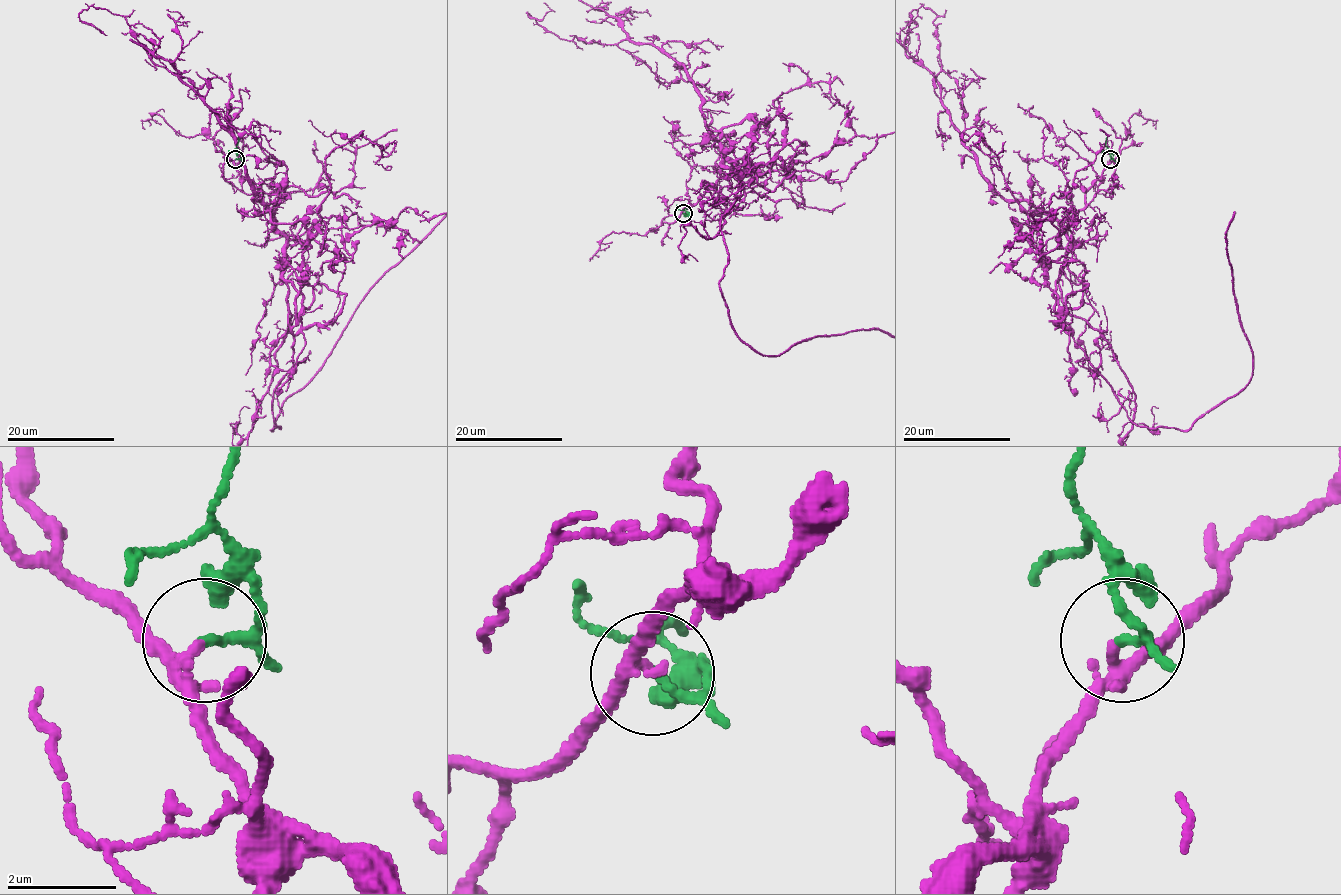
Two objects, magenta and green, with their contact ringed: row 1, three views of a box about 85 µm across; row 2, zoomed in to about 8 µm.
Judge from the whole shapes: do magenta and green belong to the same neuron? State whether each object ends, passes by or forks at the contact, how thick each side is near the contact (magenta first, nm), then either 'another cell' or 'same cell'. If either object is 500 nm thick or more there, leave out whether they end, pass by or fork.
magenta forks; green passes by; calibres 150 and 130 nm; same cell

